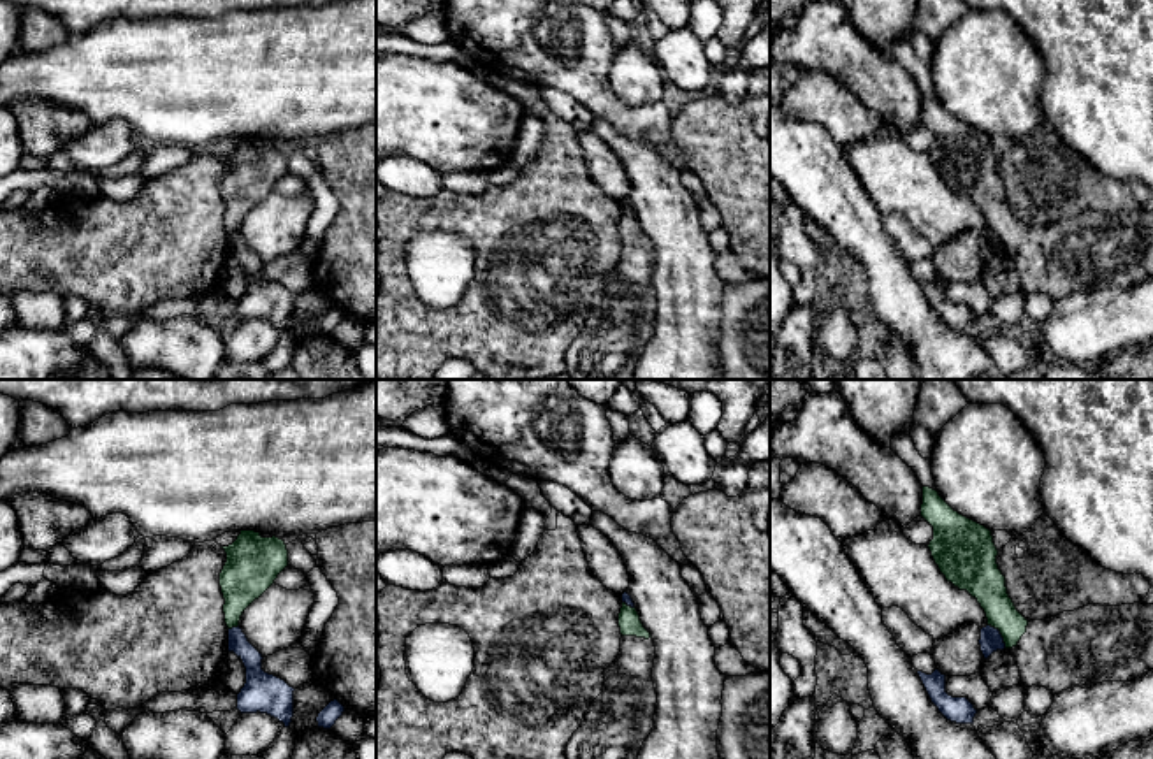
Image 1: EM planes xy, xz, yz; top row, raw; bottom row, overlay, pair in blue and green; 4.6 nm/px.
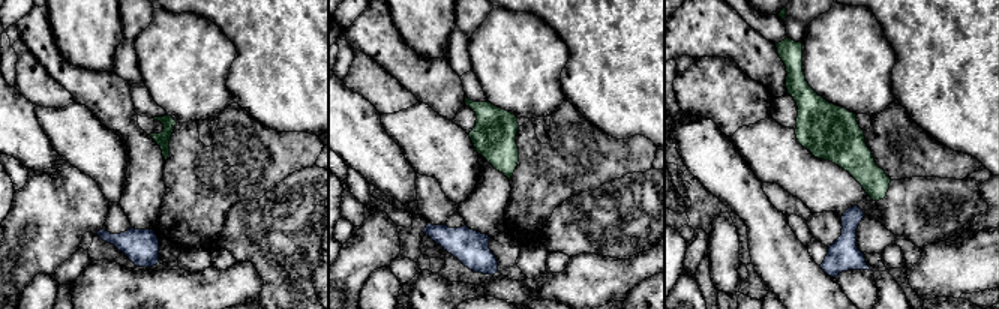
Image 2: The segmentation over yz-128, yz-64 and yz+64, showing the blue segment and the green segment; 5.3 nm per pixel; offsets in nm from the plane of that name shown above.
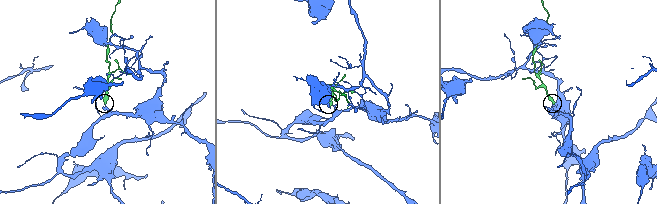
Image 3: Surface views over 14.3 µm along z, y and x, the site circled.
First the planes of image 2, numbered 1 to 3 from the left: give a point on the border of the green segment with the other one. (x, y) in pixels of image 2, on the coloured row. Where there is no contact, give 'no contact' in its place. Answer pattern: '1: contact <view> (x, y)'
1: no contact
2: no contact
3: no contact

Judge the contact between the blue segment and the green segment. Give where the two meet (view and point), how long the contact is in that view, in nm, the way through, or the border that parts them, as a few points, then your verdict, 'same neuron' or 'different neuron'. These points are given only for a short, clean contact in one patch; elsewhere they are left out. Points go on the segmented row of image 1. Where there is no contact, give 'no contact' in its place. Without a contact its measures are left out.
contact yz (1000, 635); length 140 nm; border yz (988, 624), (999, 631), (1006, 647); different neuron

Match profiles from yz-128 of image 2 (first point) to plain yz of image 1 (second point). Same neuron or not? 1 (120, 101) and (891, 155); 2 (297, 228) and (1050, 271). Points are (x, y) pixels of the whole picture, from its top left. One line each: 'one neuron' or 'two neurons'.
1: two neurons
2: one neuron

